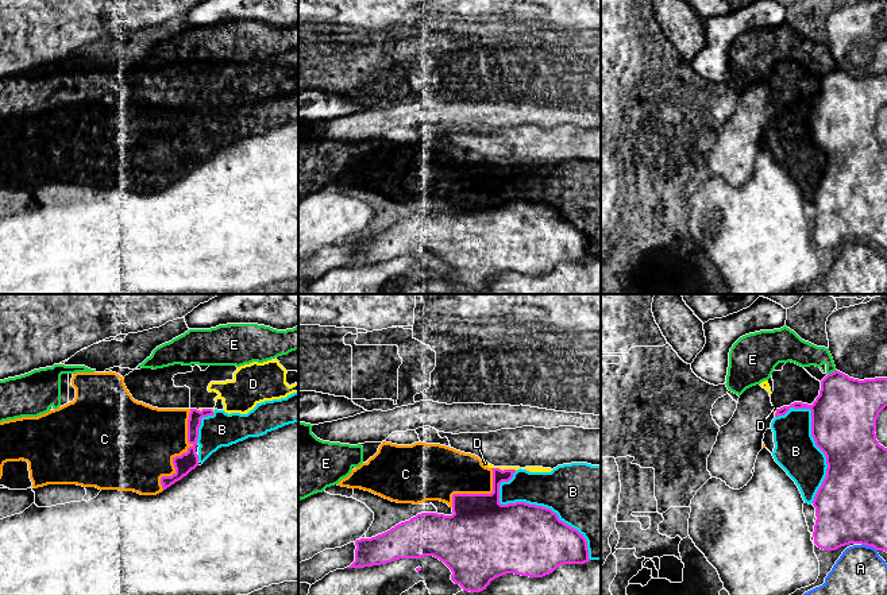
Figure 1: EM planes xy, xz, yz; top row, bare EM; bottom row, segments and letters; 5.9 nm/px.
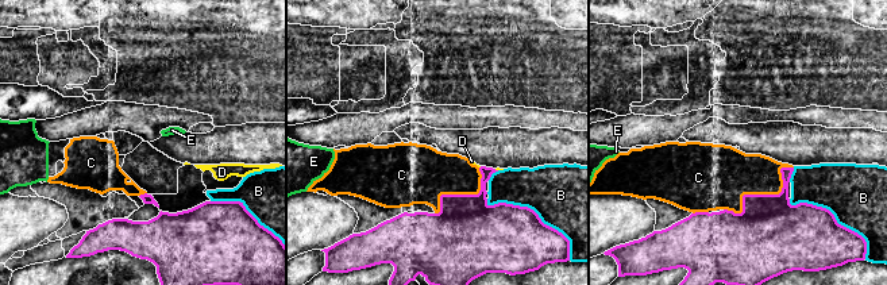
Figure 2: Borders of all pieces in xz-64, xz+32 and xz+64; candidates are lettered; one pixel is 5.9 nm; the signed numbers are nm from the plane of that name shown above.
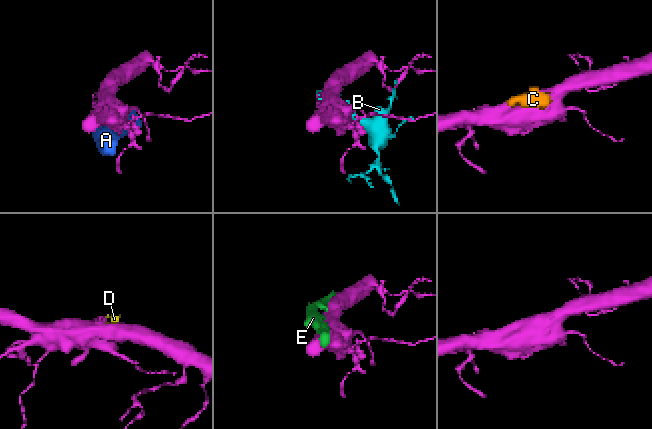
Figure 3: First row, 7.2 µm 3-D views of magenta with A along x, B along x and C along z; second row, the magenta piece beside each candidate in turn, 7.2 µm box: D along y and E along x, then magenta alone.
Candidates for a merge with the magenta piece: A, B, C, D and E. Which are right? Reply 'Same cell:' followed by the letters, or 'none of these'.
Same cell: none of these

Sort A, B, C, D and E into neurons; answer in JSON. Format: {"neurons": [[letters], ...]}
{"neurons": [["A"], ["B", "C"], ["D"], ["E"]]}

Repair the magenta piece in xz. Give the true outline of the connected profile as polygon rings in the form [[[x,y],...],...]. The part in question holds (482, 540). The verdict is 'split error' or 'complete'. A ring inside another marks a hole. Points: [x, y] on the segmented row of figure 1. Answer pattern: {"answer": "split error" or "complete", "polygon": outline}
{"answer": "complete", "polygon": [[[493,470],[491,494],[454,494],[452,515],[421,513],[409,521],[401,522],[390,530],[371,538],[355,541],[355,561],[347,568],[365,568],[387,564],[400,559],[421,559],[433,556],[443,561],[452,572],[451,580],[463,591],[481,592],[491,580],[506,573],[529,577],[543,577],[564,564],[585,564],[590,561],[587,541],[576,529],[559,519],[551,509],[525,502],[500,503],[500,484],[509,482],[516,470]]]}

